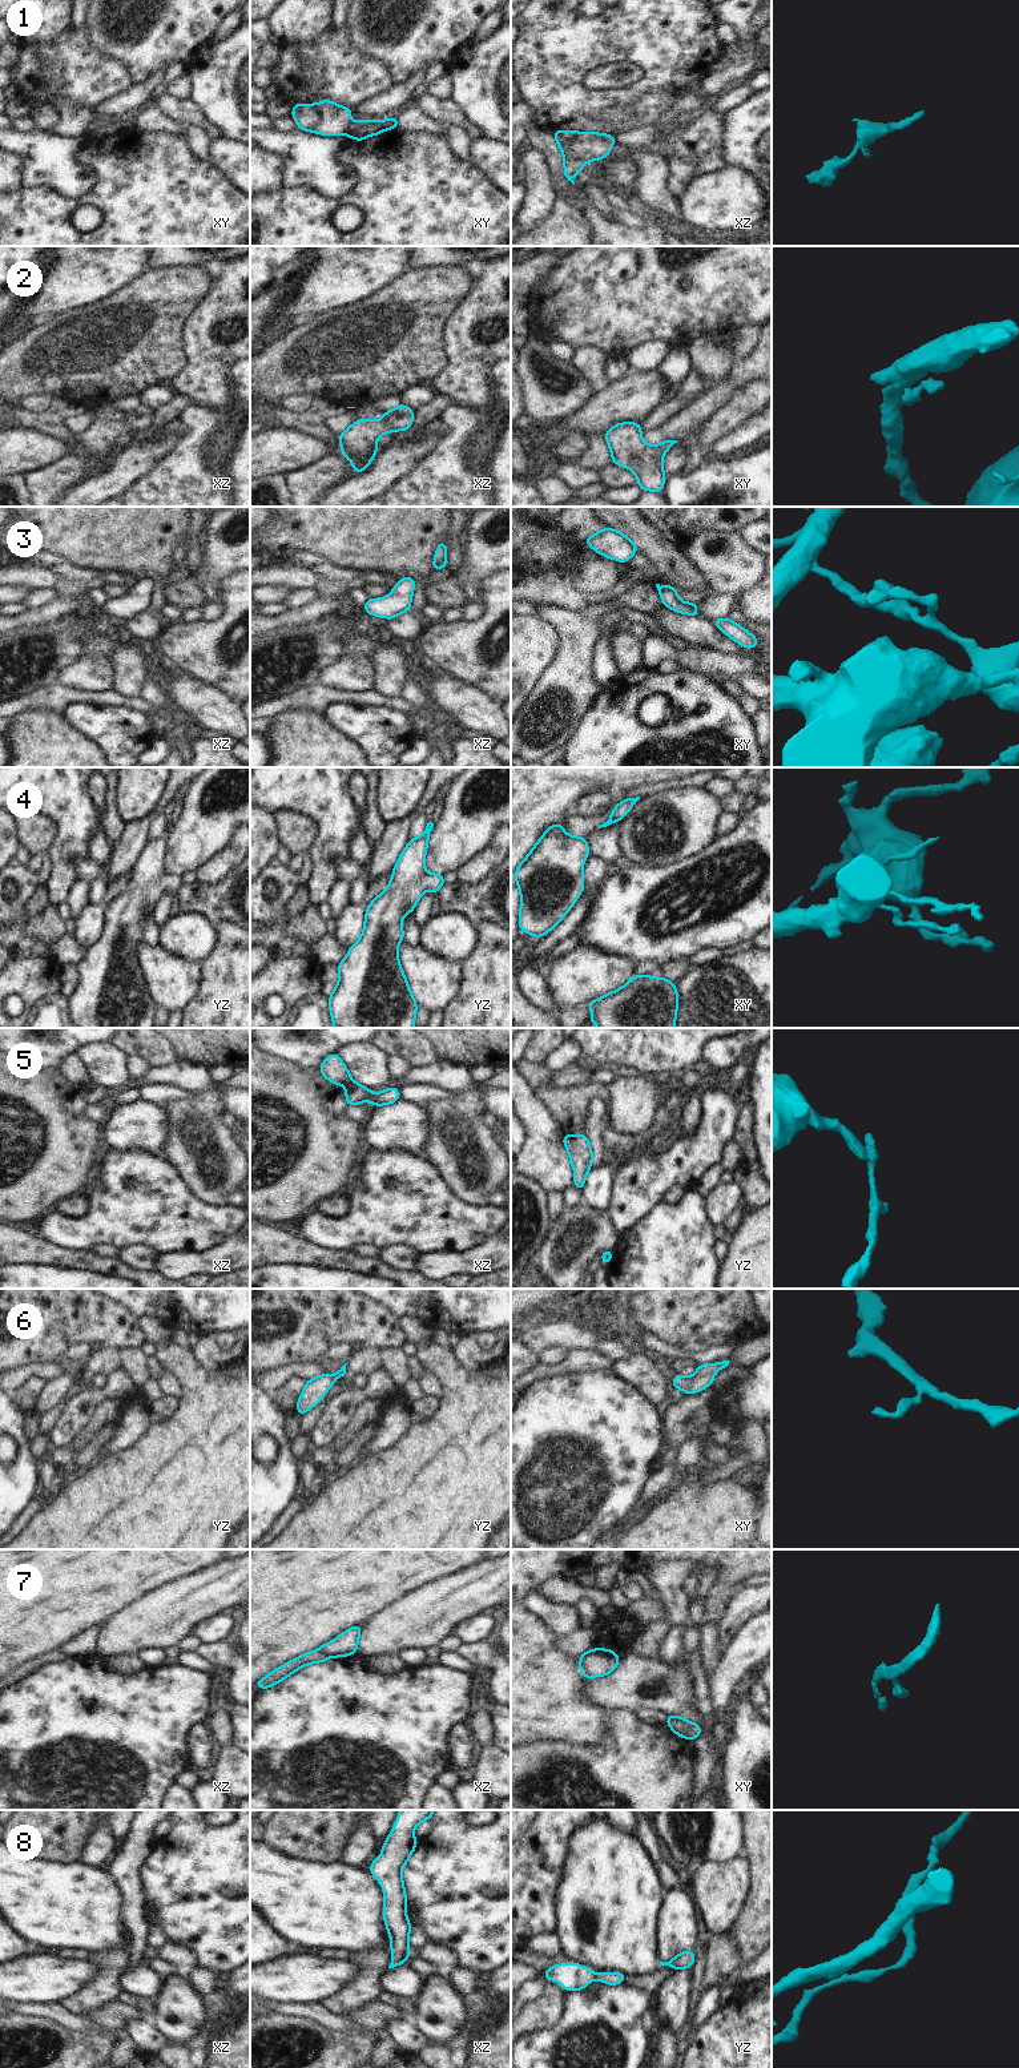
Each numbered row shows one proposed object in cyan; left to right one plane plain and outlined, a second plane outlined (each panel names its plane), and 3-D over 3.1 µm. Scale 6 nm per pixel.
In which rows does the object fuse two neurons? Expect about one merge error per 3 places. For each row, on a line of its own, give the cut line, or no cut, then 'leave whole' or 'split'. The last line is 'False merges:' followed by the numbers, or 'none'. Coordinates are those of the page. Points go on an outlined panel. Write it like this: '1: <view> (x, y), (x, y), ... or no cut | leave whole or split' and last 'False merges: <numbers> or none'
1: xy (315, 105), (319, 119), (306, 129) | split
2: no cut | leave whole
3: no cut | leave whole
4: no cut | leave whole
5: xz (351, 1080), (343, 1085) | split
6: no cut | leave whole
7: xz (321, 1647), (329, 1656) | split
8: no cut | leave whole
False merges: 1, 5, 7

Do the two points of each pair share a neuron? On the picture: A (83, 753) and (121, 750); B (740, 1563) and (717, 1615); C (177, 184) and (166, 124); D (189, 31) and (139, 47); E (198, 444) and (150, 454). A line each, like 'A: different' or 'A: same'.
A: different
B: same
C: different
D: same
E: different

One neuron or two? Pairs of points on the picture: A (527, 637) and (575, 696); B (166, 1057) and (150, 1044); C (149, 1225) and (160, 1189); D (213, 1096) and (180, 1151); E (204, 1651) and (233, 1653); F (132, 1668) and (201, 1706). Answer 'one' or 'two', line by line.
A: two
B: one
C: one
D: one
E: one
F: two

